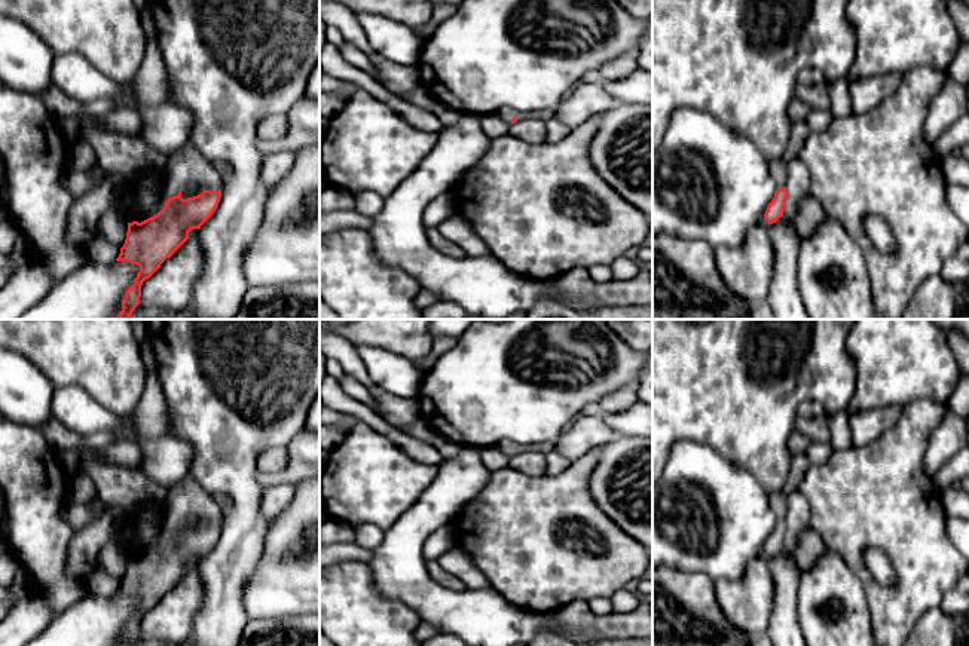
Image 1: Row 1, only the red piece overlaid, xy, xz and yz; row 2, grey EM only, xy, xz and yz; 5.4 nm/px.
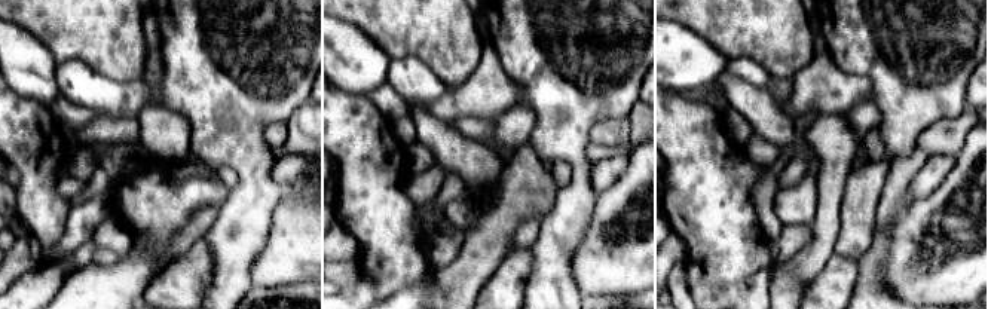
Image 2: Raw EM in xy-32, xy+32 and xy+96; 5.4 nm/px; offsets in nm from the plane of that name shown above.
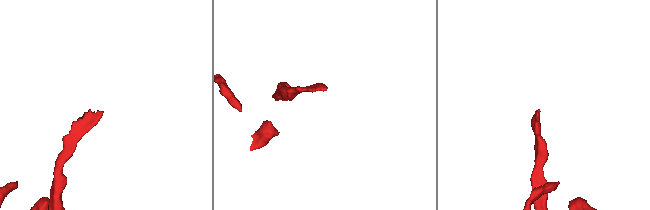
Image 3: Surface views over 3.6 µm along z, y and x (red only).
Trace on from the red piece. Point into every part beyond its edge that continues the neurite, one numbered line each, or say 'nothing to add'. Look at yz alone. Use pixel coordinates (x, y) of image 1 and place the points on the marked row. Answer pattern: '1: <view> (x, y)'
1: yz (778, 167)

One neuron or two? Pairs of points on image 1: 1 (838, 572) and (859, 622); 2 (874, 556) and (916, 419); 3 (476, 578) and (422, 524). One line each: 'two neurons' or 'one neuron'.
1: one neuron
2: two neurons
3: two neurons

